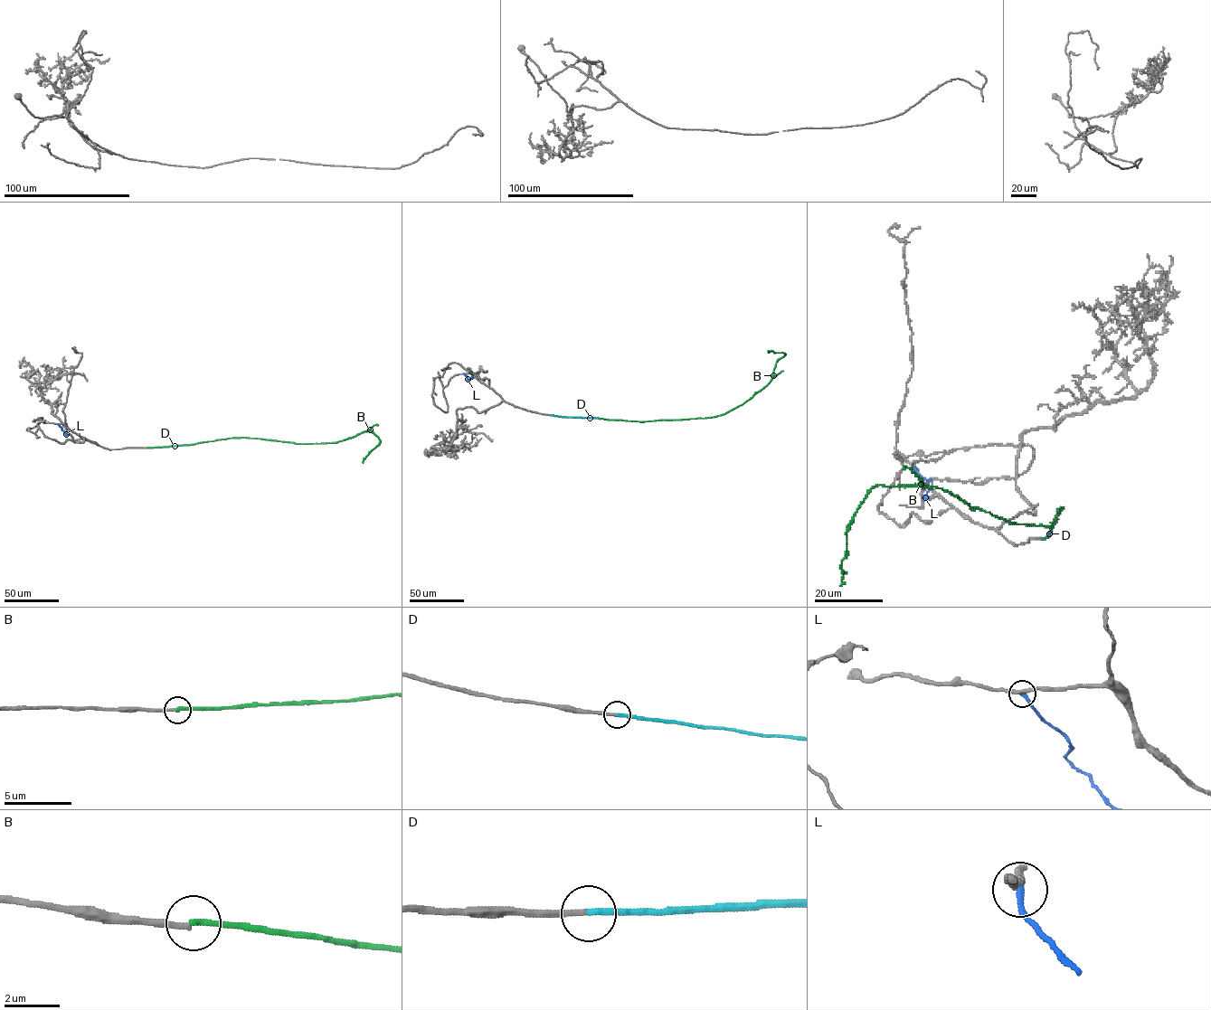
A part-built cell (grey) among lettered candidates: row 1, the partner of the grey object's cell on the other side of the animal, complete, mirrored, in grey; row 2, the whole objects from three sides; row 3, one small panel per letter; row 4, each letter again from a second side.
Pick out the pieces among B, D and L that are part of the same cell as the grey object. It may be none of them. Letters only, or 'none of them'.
D

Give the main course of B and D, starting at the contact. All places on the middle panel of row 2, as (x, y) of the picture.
B: (551, 415), (639, 421), (723, 414), (751, 398), (773, 377), (776, 362), (785, 354), (768, 350)
D: (551, 415), (600, 419)

